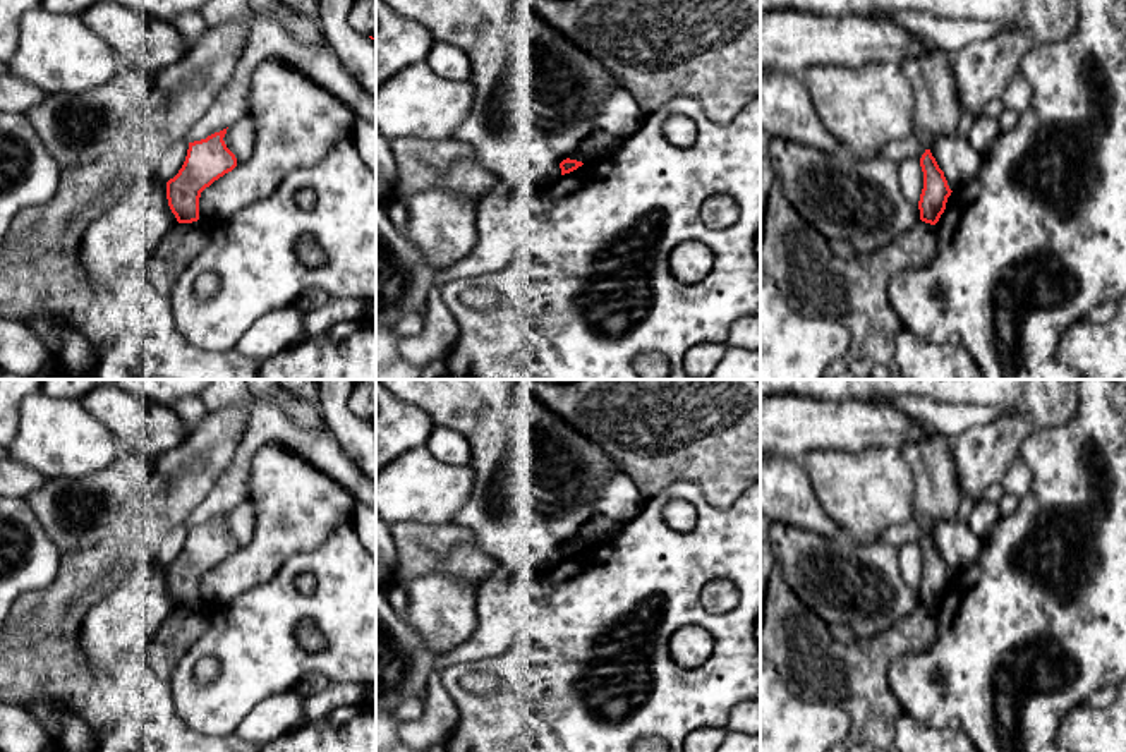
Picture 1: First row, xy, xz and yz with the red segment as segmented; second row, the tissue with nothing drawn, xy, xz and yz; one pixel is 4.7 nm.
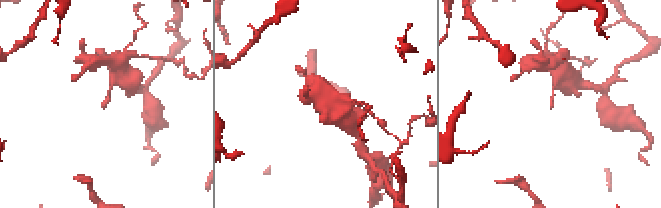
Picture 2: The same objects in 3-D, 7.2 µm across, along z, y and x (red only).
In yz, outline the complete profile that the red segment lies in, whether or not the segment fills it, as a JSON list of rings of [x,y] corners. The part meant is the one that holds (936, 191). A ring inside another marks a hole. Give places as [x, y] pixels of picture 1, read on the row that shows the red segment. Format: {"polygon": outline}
{"polygon": [[[925,149],[922,155],[920,167],[923,172],[923,189],[918,201],[920,220],[935,225],[944,213],[947,197],[953,191],[930,149]]]}

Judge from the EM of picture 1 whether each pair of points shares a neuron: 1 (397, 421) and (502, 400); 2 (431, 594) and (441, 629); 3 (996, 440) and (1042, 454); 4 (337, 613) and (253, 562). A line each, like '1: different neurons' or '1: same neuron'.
1: different neurons
2: same neuron
3: different neurons
4: different neurons

